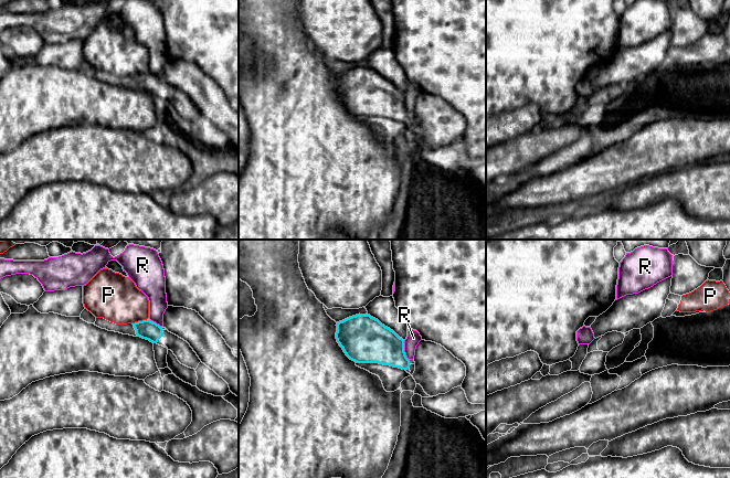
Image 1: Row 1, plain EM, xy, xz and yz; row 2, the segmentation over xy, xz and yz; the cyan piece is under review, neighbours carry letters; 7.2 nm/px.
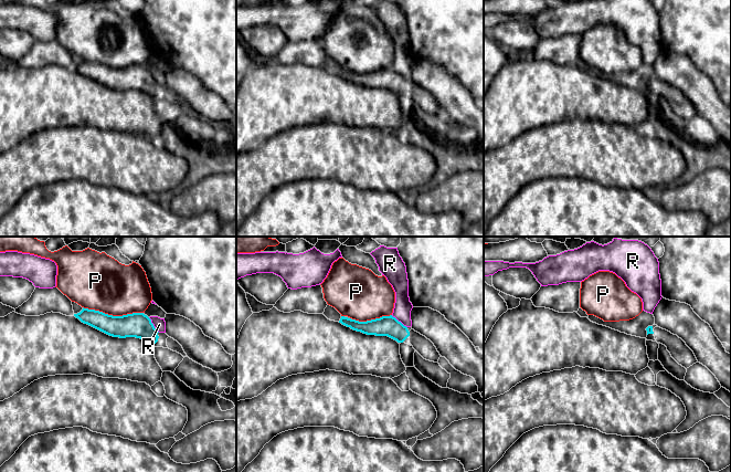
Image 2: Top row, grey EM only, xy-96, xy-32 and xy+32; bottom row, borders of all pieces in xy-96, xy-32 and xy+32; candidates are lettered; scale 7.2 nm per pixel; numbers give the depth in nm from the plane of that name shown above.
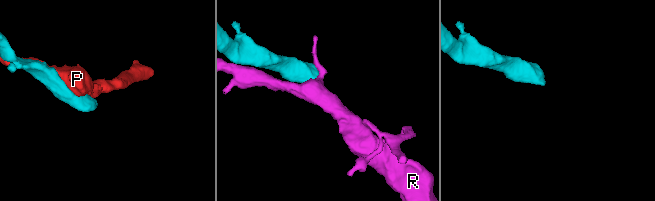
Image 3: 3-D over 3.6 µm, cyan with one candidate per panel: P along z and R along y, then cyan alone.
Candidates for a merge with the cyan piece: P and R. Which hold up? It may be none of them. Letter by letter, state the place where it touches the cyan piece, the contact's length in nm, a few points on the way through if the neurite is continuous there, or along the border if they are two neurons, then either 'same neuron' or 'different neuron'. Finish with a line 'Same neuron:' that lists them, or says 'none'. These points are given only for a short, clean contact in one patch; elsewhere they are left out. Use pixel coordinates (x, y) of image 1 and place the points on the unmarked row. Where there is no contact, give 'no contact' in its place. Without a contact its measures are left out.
P: contact xy (139, 74); length 110 nm; different neuron
R: contact xz (403, 103); length 160 nm; border xz (403, 93), (403, 104), (409, 113); different neuron
Same neuron: none

